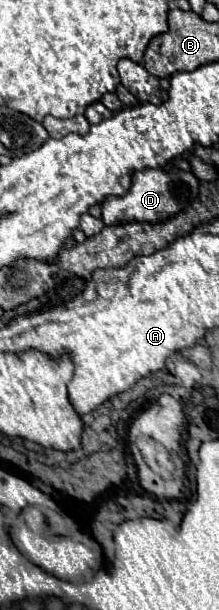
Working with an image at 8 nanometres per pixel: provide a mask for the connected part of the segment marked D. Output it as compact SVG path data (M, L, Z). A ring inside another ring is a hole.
M141 170L133 176L133 186L125 196L107 196L101 204L103 210L103 222L105 226L113 224L125 224L125 222L147 222L147 224L157 224L163 220L169 220L181 210L179 200L171 194L171 174L165 170Z

